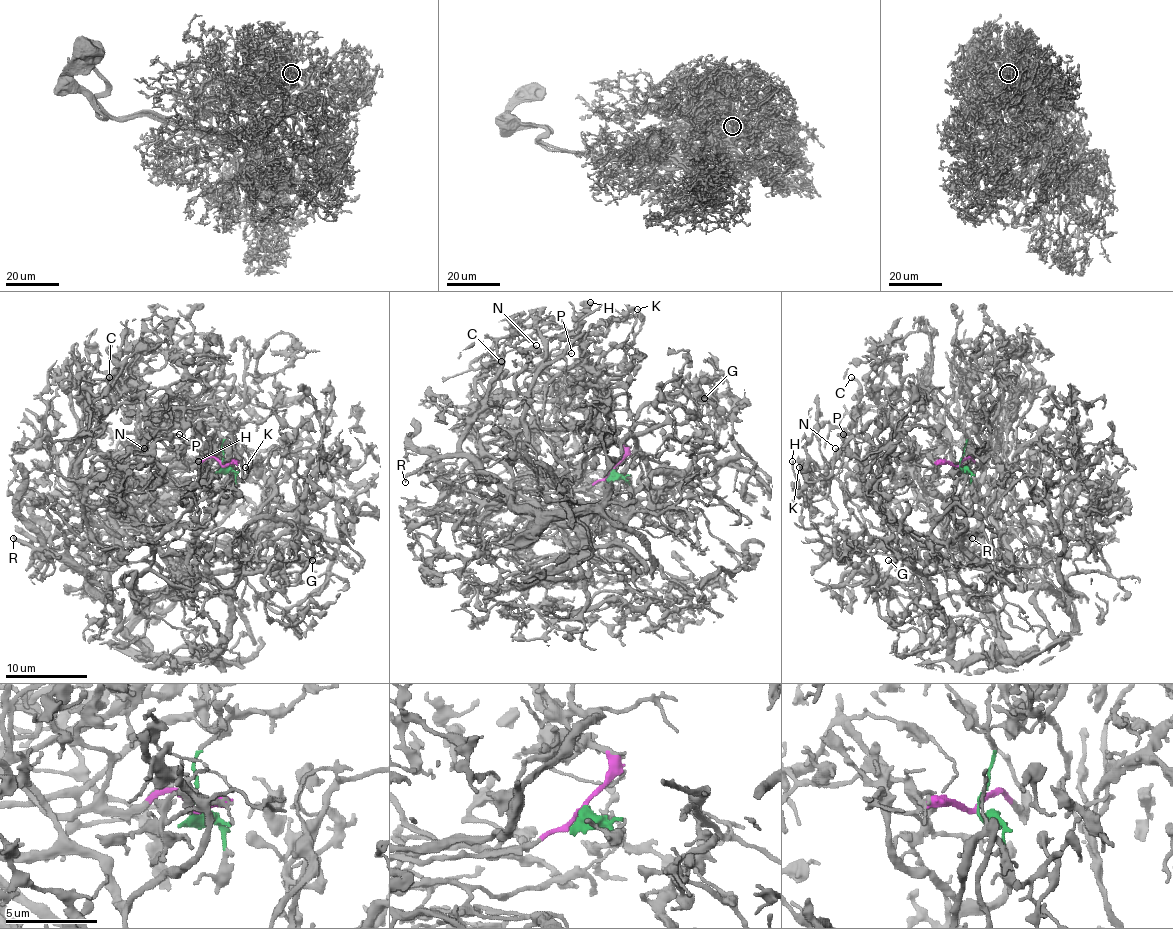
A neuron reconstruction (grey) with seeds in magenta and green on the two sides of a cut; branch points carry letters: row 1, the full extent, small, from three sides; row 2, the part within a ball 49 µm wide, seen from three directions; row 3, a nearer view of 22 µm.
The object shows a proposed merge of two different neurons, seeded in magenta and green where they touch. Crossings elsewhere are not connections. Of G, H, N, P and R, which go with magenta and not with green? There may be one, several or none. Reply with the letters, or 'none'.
G, H, N, P, R

